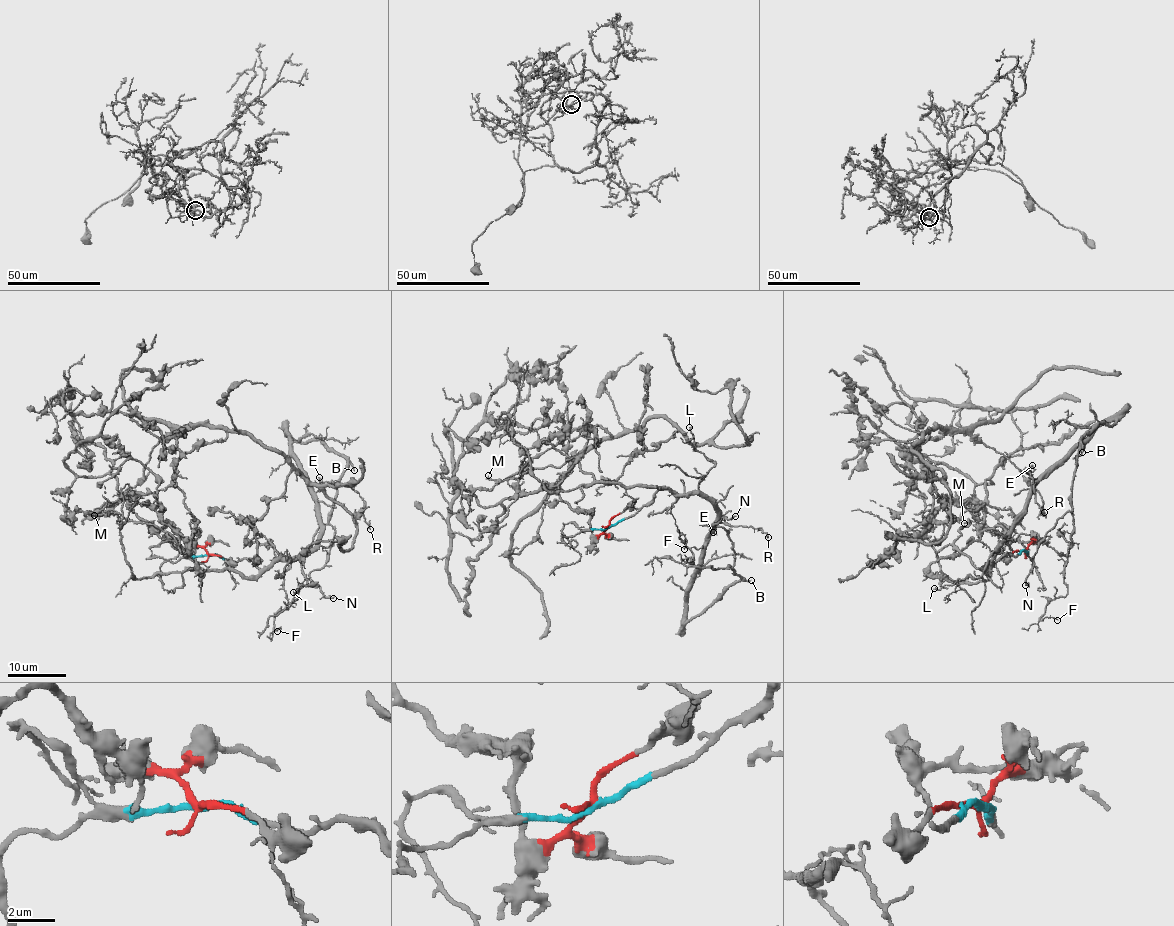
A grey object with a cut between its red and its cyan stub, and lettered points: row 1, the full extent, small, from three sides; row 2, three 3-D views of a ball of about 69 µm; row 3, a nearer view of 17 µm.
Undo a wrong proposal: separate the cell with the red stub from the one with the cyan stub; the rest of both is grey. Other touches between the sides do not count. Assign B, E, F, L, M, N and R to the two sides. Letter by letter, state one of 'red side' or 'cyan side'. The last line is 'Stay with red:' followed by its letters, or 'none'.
B: cyan side
E: cyan side
F: cyan side
L: cyan side
M: cyan side
N: cyan side
R: cyan side
Stay with red: none

